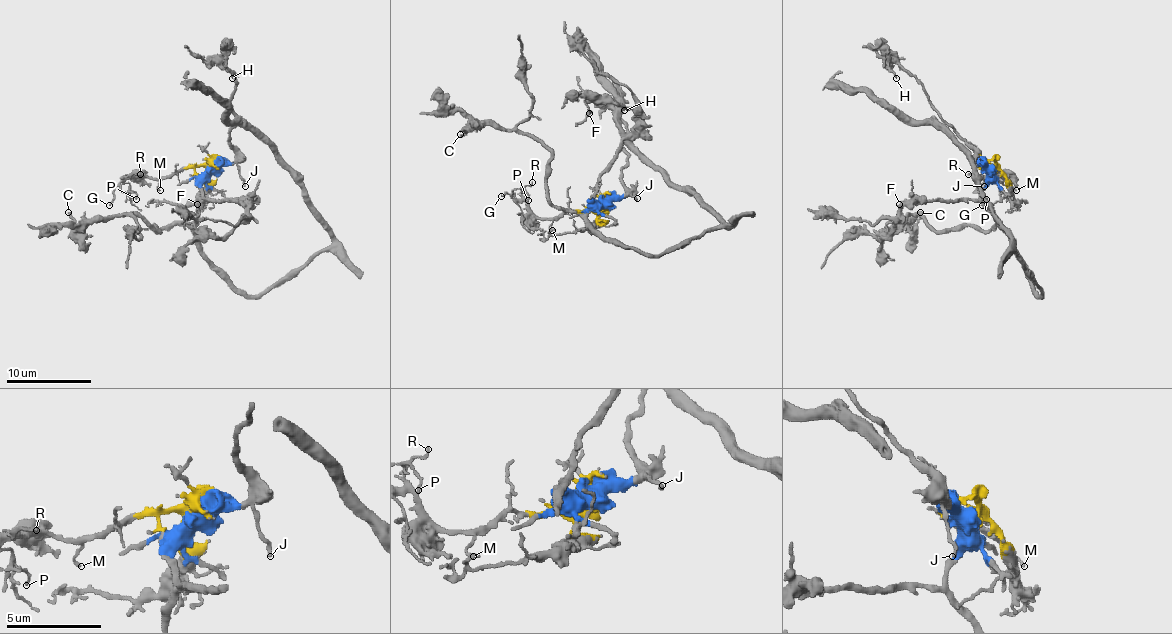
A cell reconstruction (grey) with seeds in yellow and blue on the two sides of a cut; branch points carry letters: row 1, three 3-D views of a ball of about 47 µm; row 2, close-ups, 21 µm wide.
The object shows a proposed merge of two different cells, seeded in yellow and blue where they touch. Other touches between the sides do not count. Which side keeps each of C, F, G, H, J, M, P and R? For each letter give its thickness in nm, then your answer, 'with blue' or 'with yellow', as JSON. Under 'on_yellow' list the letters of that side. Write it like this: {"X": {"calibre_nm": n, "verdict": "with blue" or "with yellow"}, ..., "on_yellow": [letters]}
{"C": {"calibre_nm": 220, "verdict": "with blue"}, "F": {"calibre_nm": 150, "verdict": "with blue"}, "G": {"calibre_nm": 120, "verdict": "with yellow"}, "H": {"calibre_nm": 160, "verdict": "with blue"}, "J": {"calibre_nm": 160, "verdict": "with blue"}, "M": {"calibre_nm": 80, "verdict": "with yellow"}, "P": {"calibre_nm": 130, "verdict": "with yellow"}, "R": {"calibre_nm": 120, "verdict": "with yellow"}, "on_yellow": ["G", "M", "P", "R"]}

